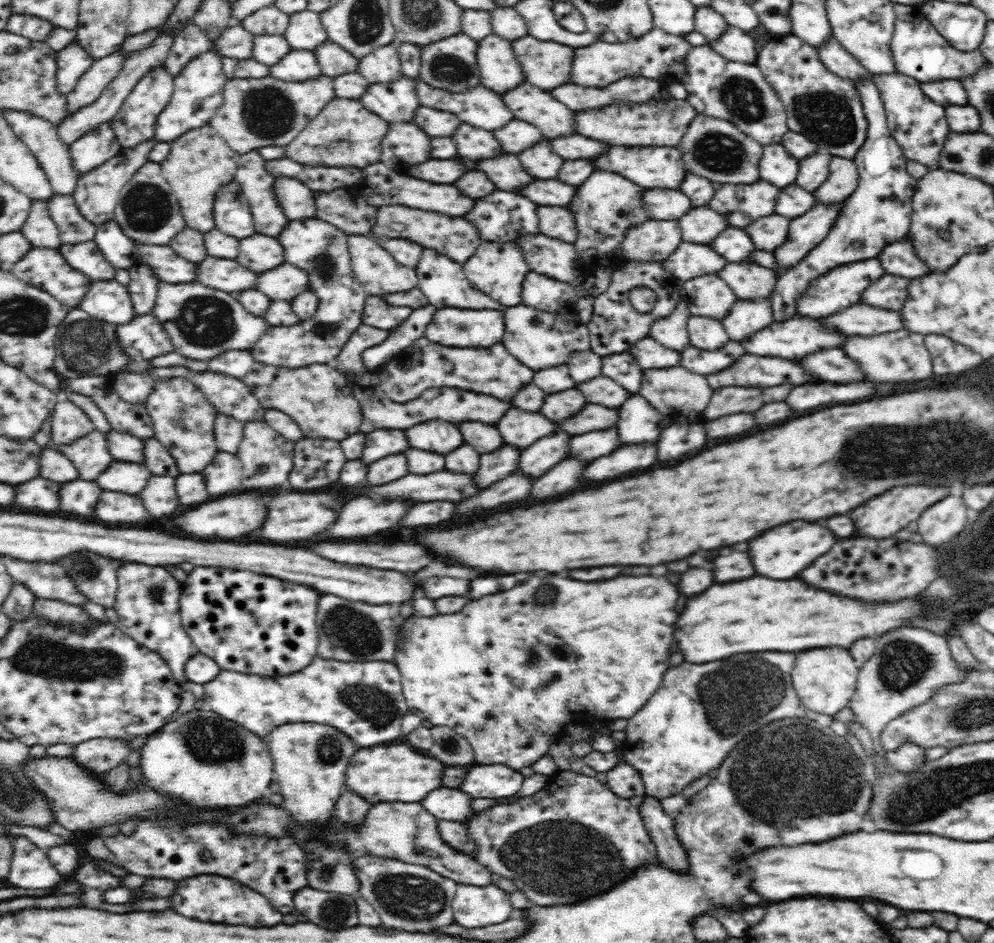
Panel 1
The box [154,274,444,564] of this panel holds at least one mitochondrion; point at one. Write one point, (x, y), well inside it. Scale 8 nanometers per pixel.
(203, 320)

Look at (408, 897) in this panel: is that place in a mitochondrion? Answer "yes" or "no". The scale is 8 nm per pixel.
yes

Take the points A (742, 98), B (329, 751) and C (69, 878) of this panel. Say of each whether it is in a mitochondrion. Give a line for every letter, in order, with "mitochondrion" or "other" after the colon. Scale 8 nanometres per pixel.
A: mitochondrion
B: mitochondrion
C: other

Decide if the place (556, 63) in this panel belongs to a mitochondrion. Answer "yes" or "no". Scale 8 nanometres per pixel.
no

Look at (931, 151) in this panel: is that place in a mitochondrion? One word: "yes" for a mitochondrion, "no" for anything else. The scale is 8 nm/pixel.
no

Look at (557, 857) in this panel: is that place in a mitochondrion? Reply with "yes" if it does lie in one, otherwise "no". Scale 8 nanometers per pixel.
yes

